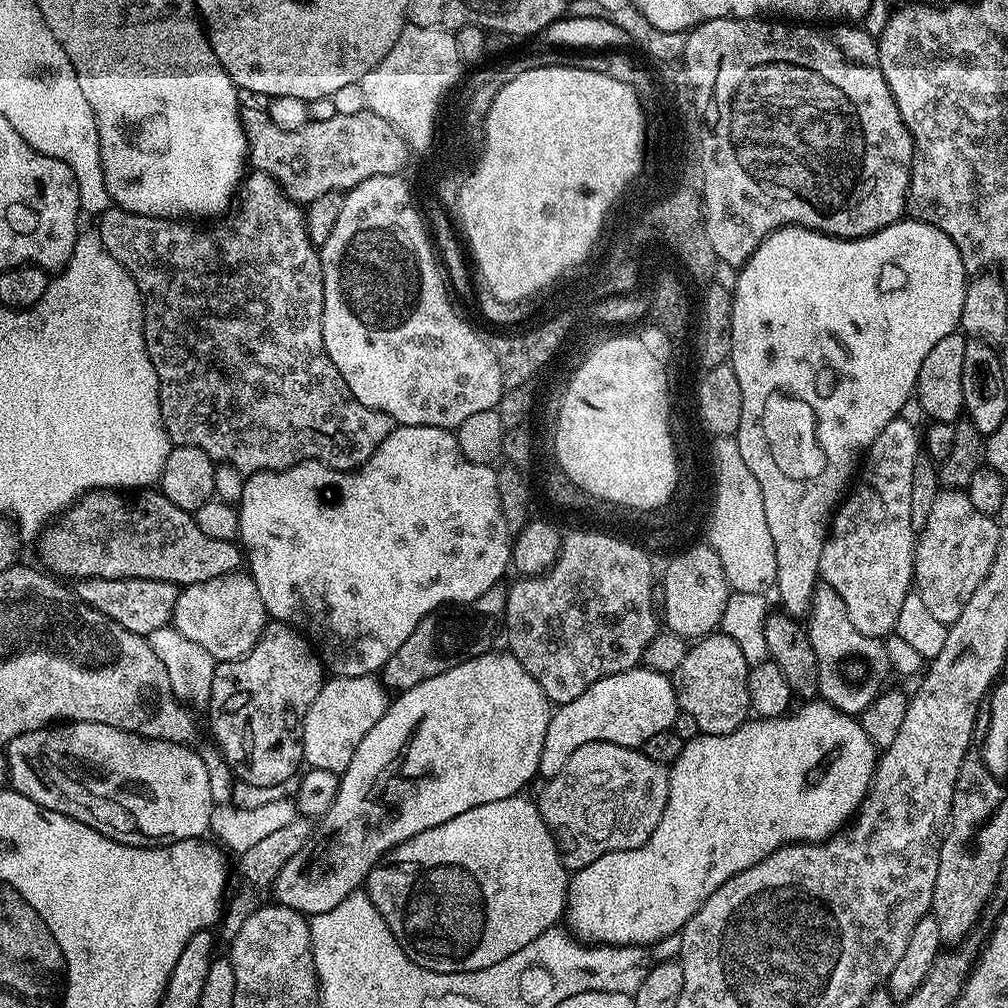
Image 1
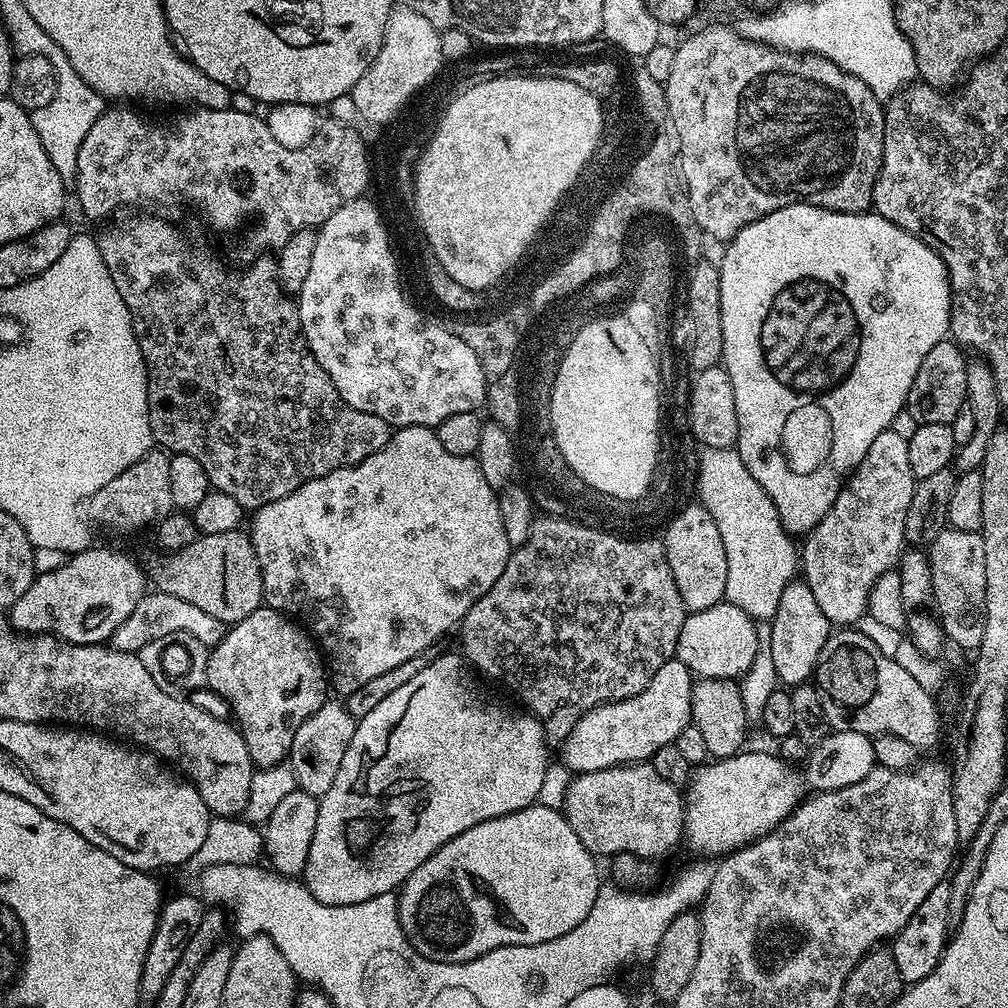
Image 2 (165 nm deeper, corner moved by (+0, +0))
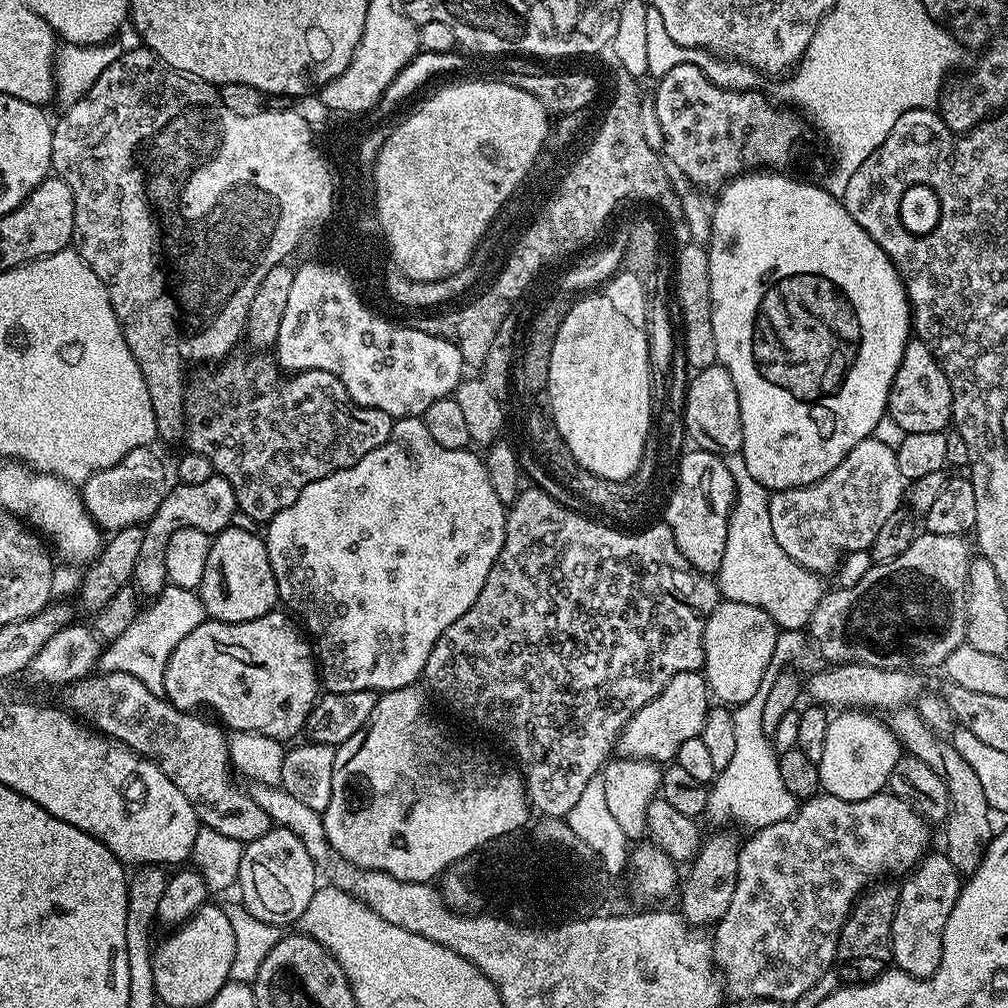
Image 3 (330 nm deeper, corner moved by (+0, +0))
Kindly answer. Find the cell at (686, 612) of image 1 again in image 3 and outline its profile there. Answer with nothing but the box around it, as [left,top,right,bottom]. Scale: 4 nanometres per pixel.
[662,450,736,574]

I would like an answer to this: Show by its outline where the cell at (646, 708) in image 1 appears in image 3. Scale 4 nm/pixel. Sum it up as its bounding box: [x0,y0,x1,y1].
[615,672,709,762]

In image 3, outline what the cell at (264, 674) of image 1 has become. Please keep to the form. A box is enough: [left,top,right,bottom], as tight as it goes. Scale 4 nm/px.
[163,610,318,742]

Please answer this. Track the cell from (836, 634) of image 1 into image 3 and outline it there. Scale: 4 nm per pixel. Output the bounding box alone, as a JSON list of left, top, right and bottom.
[886,707,993,874]

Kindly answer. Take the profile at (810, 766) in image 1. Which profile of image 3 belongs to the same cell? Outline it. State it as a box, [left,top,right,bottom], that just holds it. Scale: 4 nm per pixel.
[818,710,902,800]

